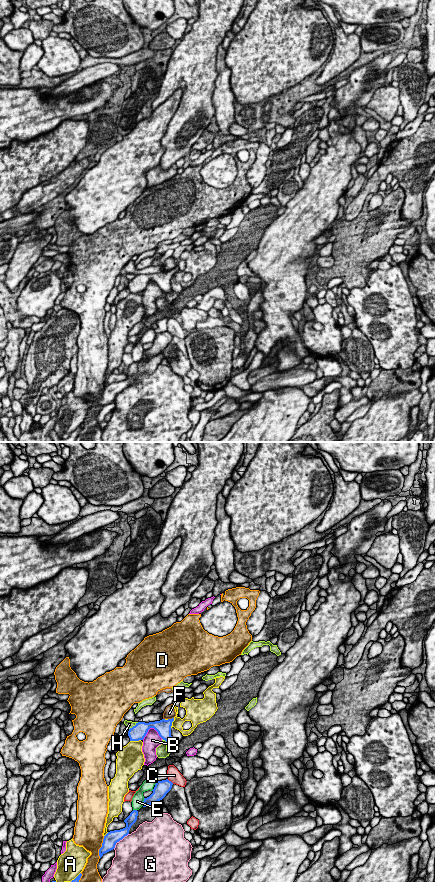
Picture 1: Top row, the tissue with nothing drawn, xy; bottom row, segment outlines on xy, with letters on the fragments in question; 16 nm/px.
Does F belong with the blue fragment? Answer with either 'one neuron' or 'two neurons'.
two neurons

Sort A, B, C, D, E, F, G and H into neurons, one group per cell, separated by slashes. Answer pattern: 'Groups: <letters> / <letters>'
Groups: A / B / C / D / E / F / G / H

